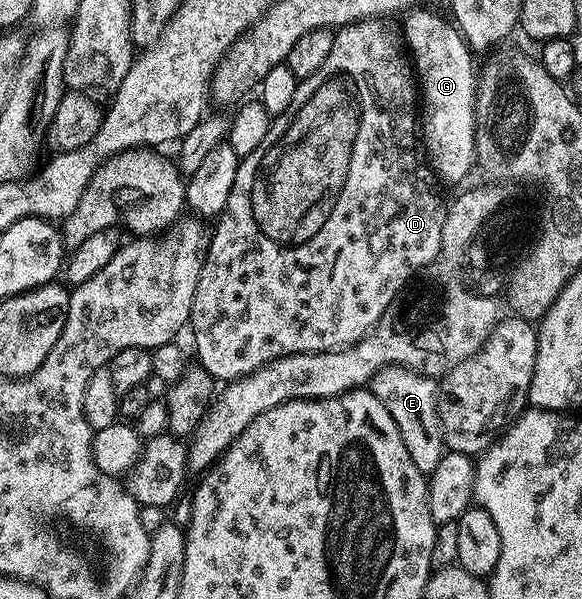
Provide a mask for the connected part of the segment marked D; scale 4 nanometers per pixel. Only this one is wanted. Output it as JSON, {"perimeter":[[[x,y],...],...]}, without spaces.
{"perimeter":[[[377,17],[361,19],[358,23],[347,23],[337,28],[324,65],[320,65],[312,77],[299,82],[296,97],[292,97],[292,105],[288,105],[284,113],[273,116],[264,141],[260,141],[252,153],[241,156],[236,169],[236,182],[232,185],[232,193],[228,193],[228,205],[217,220],[218,228],[215,231],[213,228],[208,239],[188,324],[188,331],[194,334],[194,347],[199,357],[197,360],[216,381],[239,379],[276,357],[351,347],[378,324],[384,309],[388,309],[388,305],[392,305],[392,301],[406,291],[408,284],[415,278],[413,275],[418,270],[417,275],[430,267],[443,254],[442,234],[448,207],[442,204],[434,188],[431,168],[424,162],[420,150],[420,87],[404,39],[402,43],[397,29],[386,23],[389,22],[385,18]]]}

